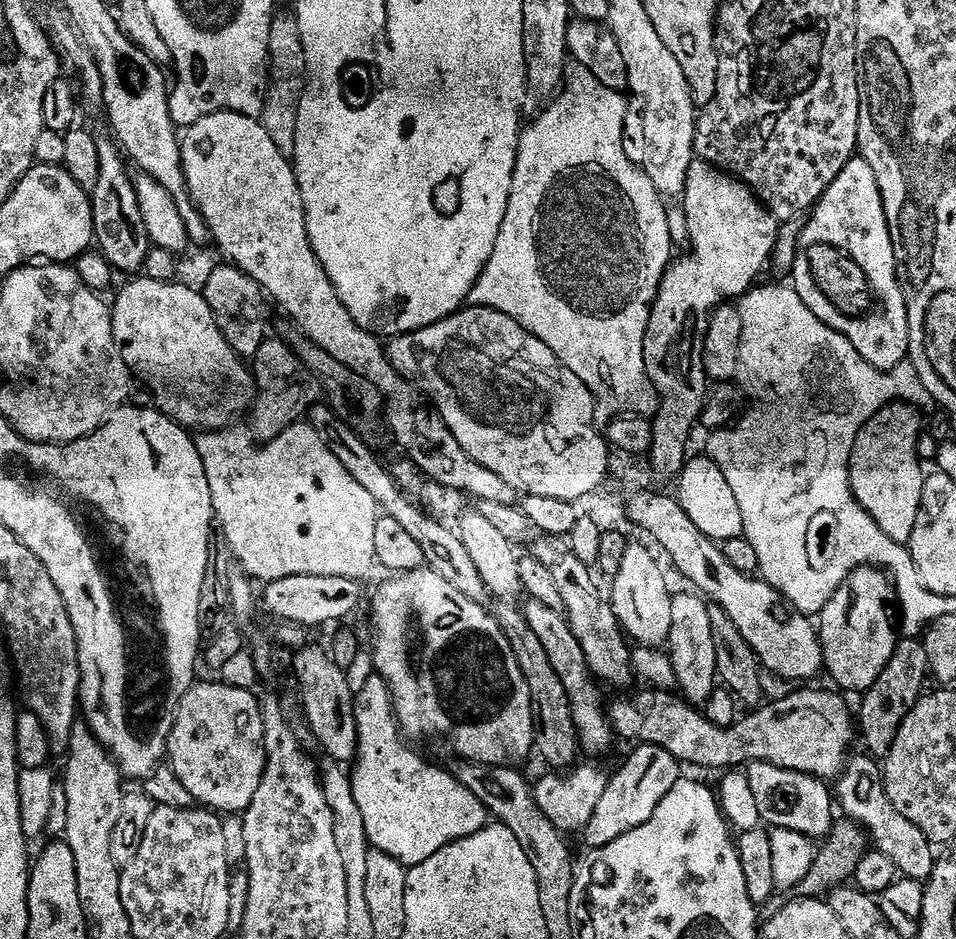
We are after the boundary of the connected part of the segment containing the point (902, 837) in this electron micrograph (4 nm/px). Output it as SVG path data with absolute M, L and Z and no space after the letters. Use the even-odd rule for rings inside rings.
M853 755L847 761L835 785L834 796L839 807L840 804L844 807L843 815L865 829L875 851L886 854L886 858L893 860L901 877L927 882L938 863L938 856L932 853L932 841L926 838L926 834L922 834L922 830L918 830L918 826L914 826L914 822L909 822L902 814L898 814L898 810L894 810L894 802L890 802L886 794L881 765L871 755L863 755Z

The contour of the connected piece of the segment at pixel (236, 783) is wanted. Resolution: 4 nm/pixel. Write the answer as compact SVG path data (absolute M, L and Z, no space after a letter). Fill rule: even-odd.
M219 682L200 683L193 683L176 708L166 760L197 805L220 814L243 814L264 773L262 704L255 691Z

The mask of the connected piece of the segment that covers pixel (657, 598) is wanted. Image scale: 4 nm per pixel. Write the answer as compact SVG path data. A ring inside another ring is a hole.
M629 543L625 550L625 557L622 558L621 570L616 576L611 577L612 596L610 592L610 603L612 613L620 621L620 627L637 645L646 648L663 649L668 642L670 634L670 606L672 605L673 589L668 589L668 580L660 569L660 564L640 544Z

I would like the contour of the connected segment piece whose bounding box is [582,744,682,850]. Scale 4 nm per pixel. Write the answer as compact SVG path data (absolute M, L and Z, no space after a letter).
M639 745L630 755L624 766L611 775L606 793L598 802L594 816L584 828L582 839L588 848L595 850L614 842L615 838L636 829L653 816L662 798L666 796L682 778L682 766L670 753L662 747Z

